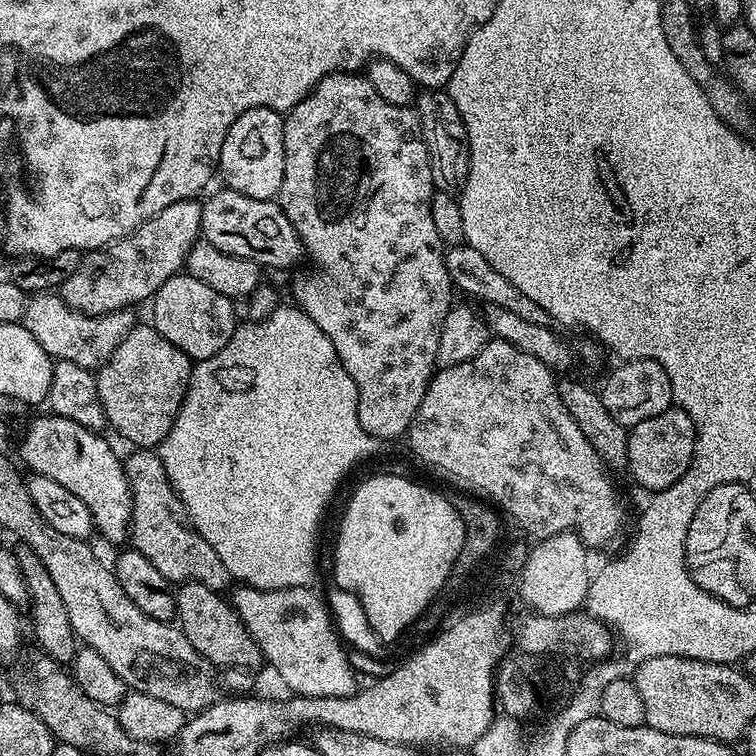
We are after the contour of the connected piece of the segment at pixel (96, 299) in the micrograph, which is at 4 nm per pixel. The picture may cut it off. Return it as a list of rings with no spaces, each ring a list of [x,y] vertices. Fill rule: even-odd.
[[[193,198],[190,200],[183,200],[182,202],[174,202],[174,206],[166,206],[166,210],[162,210],[158,214],[154,214],[154,218],[150,218],[142,226],[138,226],[132,231],[129,236],[122,236],[119,240],[108,245],[103,250],[88,250],[83,253],[80,257],[80,265],[78,270],[74,270],[74,274],[70,274],[70,278],[66,278],[66,282],[60,285],[58,294],[63,300],[69,304],[74,310],[78,310],[82,314],[90,314],[91,316],[101,316],[107,312],[117,312],[119,308],[131,309],[132,304],[140,304],[143,302],[151,301],[152,297],[155,296],[156,291],[159,290],[168,279],[172,276],[177,275],[187,265],[188,255],[193,246],[198,243],[201,239],[202,233],[200,231],[200,223],[202,222],[202,210],[200,209],[201,201]]]

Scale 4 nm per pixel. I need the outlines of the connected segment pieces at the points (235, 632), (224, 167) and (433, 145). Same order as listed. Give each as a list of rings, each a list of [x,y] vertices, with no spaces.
[[[193,580],[187,581],[175,589],[176,615],[178,627],[190,638],[190,646],[202,654],[208,663],[217,669],[244,668],[256,670],[262,664],[260,647],[254,638],[250,638],[250,630],[242,622],[242,618],[231,603],[221,593],[210,590],[210,586],[202,586]]]
[[[273,108],[246,110],[230,126],[218,165],[223,183],[246,198],[276,200],[284,177],[284,116]]]
[[[420,90],[416,94],[414,111],[420,120],[420,129],[426,142],[435,191],[459,197],[470,174],[470,142],[466,134],[466,122],[462,122],[462,114],[458,114],[454,98],[450,98],[444,90]]]

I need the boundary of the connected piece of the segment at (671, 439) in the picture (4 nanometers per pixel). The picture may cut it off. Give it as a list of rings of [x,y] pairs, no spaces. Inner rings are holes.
[[[673,406],[662,414],[654,414],[654,418],[646,418],[638,422],[630,429],[628,434],[628,467],[627,471],[648,491],[648,494],[655,494],[674,486],[682,474],[692,467],[692,460],[696,457],[696,423],[679,408]]]

